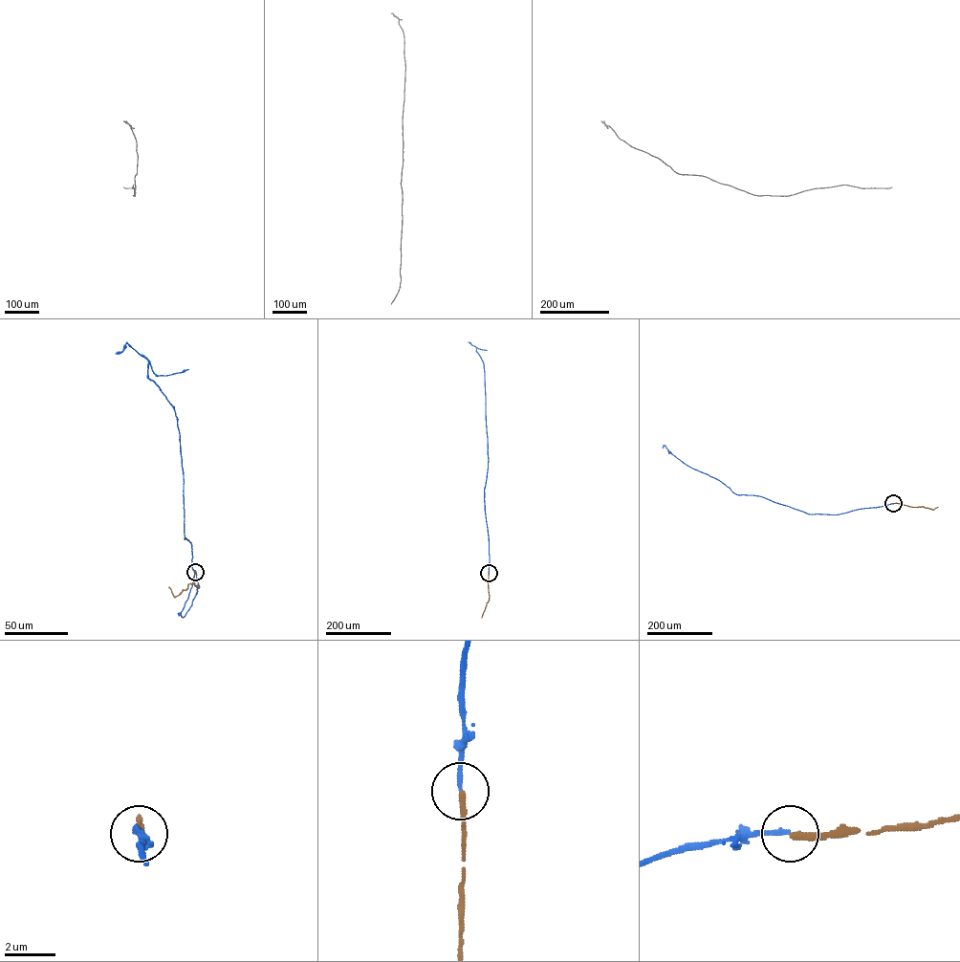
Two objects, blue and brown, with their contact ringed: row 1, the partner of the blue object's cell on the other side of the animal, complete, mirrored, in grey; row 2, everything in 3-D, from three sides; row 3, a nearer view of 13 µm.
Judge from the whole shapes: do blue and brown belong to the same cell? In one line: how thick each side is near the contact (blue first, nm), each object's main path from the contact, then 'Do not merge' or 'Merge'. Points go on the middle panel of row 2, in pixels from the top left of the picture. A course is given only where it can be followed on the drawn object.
Thickness 160 nm (blue) against 200 nm. Course of blue: (489, 573), (484, 498), (488, 458), (484, 365), (476, 347), (468, 342). Course of brown: (489, 573), (489, 600), (482, 618). Do not merge

